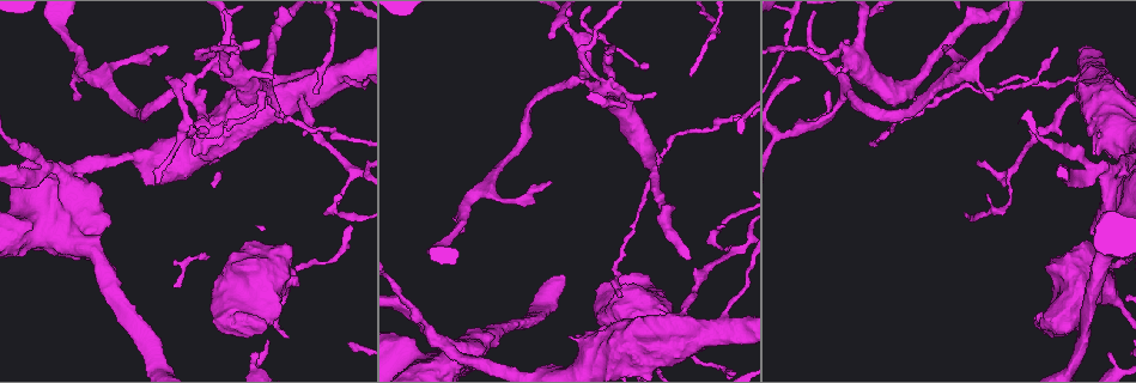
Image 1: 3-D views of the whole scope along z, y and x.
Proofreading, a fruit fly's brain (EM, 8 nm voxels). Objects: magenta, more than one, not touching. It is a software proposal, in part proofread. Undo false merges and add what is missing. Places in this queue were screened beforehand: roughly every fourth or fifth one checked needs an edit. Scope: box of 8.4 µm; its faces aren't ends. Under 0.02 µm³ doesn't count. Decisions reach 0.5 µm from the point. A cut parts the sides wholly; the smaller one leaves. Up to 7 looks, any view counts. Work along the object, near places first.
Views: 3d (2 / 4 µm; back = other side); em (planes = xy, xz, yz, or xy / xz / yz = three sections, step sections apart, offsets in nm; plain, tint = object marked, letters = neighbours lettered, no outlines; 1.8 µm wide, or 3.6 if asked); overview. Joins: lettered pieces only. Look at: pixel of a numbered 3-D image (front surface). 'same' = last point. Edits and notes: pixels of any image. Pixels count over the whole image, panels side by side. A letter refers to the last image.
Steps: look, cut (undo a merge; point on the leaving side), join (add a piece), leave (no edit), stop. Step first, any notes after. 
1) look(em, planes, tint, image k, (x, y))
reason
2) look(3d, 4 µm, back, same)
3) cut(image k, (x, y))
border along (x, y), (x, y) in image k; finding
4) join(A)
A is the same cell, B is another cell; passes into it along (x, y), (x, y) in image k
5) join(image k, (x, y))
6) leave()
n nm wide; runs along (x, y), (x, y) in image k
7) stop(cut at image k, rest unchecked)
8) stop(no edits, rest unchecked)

look(3d, 4 µm, image 1, (646, 279))
branch stops here

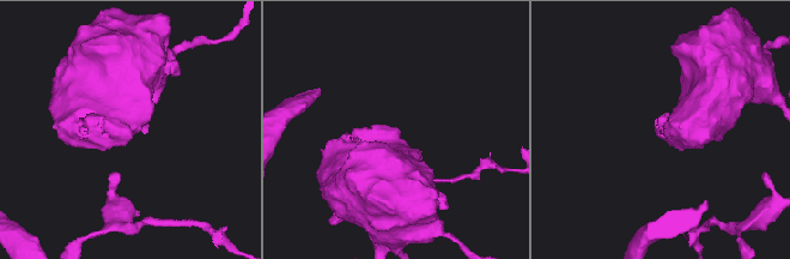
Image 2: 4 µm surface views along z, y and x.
look(em, 3.6 µm, planes, letters, image 2, (400, 131))

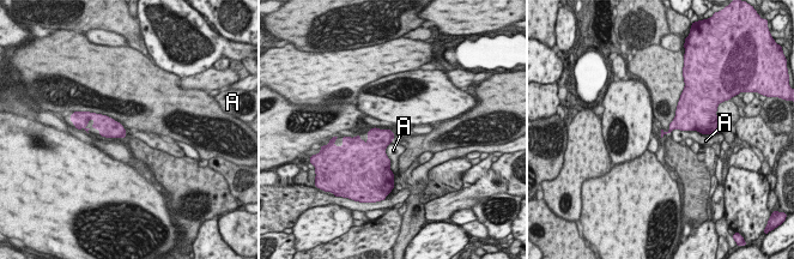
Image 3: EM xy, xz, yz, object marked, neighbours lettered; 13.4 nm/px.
leave()
A touches over 460 nm; A is another cell; border along (391, 142), (386, 156), (394, 174) in image 3; no lettered piece goes on from it

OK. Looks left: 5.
look(3d, 4 µm, image 1, (429, 333))
three-way junction

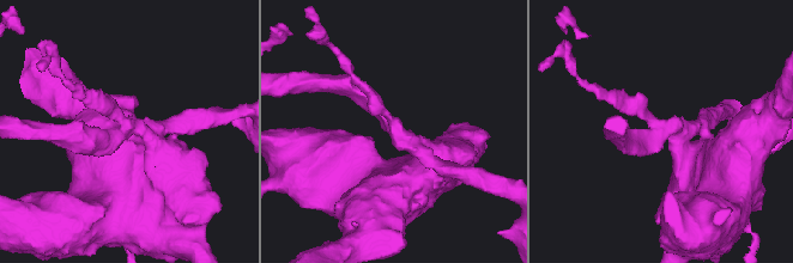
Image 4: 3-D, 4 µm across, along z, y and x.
look(em, planes, letters, image 4, (399, 125))
3 arms; arms of 220, 220, 380 nm; need the tissue

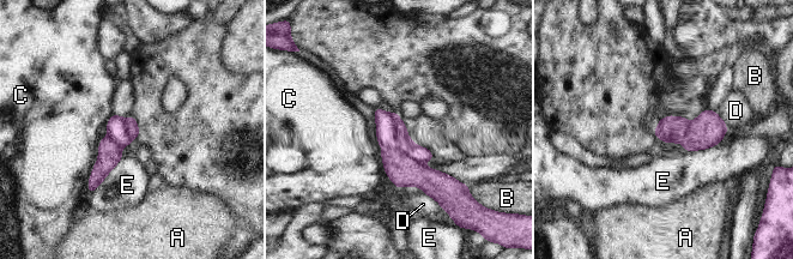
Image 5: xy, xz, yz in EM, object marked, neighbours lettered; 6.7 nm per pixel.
cut(image 5, (392, 133))
A, B, C, D and E are other cells; border along (382, 148), (399, 148), (421, 162) in image 5; a second neuron is stuck on

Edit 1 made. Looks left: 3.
look(overview)

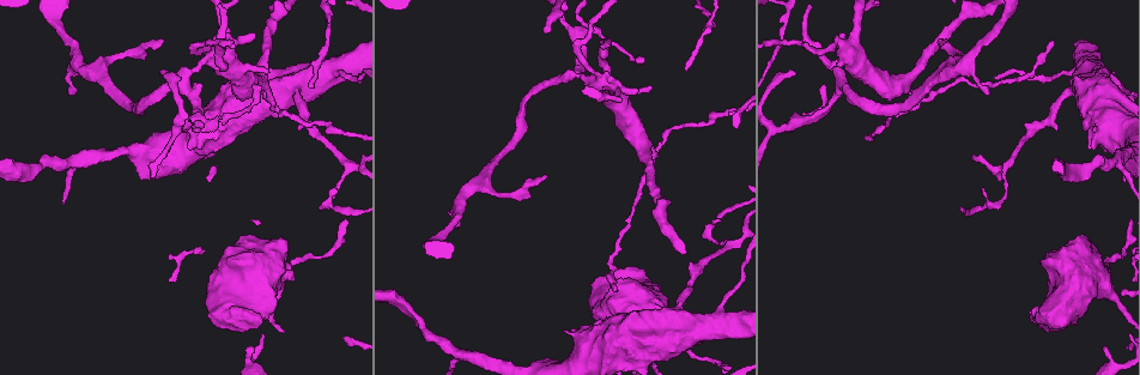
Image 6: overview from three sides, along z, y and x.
look(em, xz, step 4, tint, image 6, (794, 119))

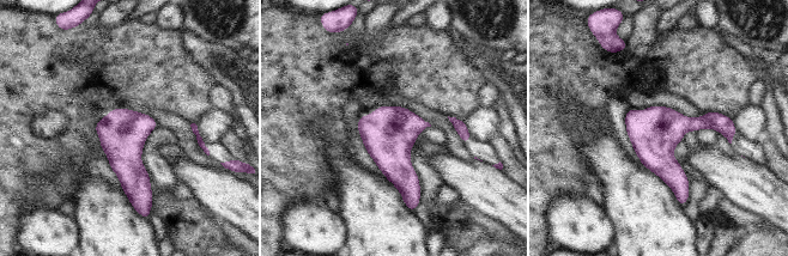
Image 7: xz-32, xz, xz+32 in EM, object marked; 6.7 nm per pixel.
look(em, planes, letters, same)
cut it another way

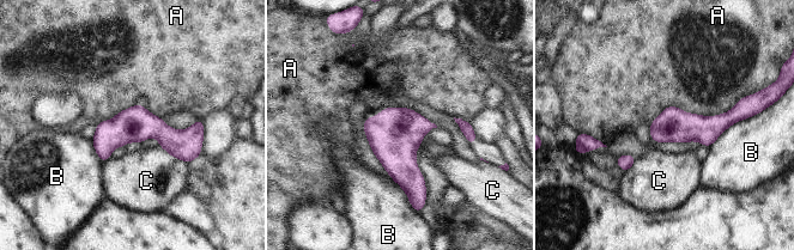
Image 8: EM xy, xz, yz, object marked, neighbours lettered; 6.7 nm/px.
leave()
A touches over 700 nm; A, B and C are other cells; runs along (96, 139), (159, 129), (198, 151) in image 8; all the same neuron

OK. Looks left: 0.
stop(cut at image 5, rest unchecked)

